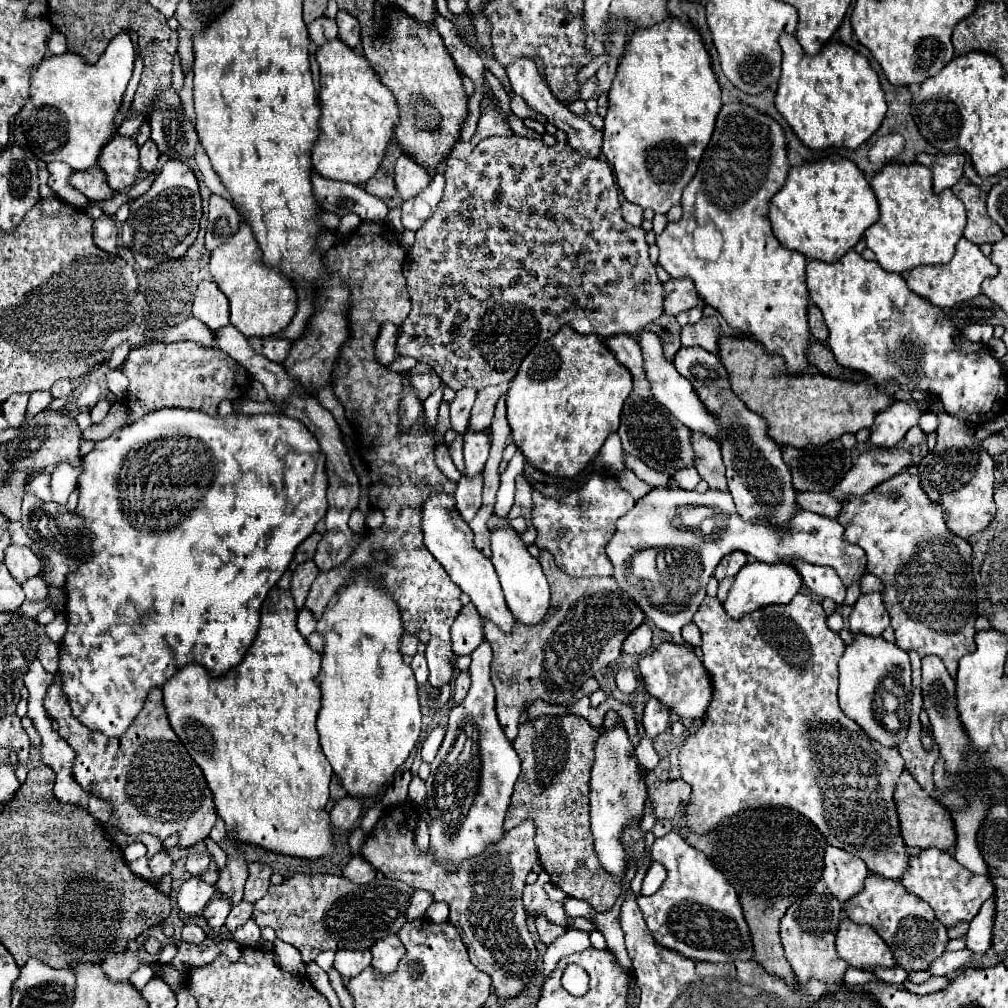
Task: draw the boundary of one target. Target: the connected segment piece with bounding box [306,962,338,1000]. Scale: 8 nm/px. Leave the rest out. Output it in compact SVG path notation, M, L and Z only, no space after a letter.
M308 964L306 966L306 978L310 978L310 982L314 984L314 988L316 990L320 990L328 1000L332 1000L332 998L338 998L336 996L336 992L332 990L332 986L330 986L330 980L328 980L328 974L318 966L318 964Z

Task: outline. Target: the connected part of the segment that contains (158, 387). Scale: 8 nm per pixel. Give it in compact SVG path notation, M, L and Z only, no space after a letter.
M184 340L184 342L154 342L136 346L130 350L122 374L128 376L128 392L126 392L126 408L128 418L124 424L132 424L152 410L160 410L164 406L178 408L194 408L206 412L210 416L218 414L218 404L222 400L242 400L246 396L248 384L252 382L250 374L238 362L228 358L224 352L206 348L202 344Z

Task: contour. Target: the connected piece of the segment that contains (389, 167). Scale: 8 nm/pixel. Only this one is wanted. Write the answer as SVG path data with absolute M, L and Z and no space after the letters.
M392 142L392 146L388 146L388 154L384 156L384 162L380 164L380 170L364 184L364 190L382 198L388 204L388 208L400 208L404 202L394 186L394 164L400 154L402 154L400 146L396 148L396 144Z

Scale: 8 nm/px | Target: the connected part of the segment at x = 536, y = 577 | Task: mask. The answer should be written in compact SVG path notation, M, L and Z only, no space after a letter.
M502 526L492 532L492 564L496 568L500 586L506 596L506 604L514 618L526 626L542 622L550 610L550 588L540 568L540 562L528 554L520 534L514 532L510 526Z

